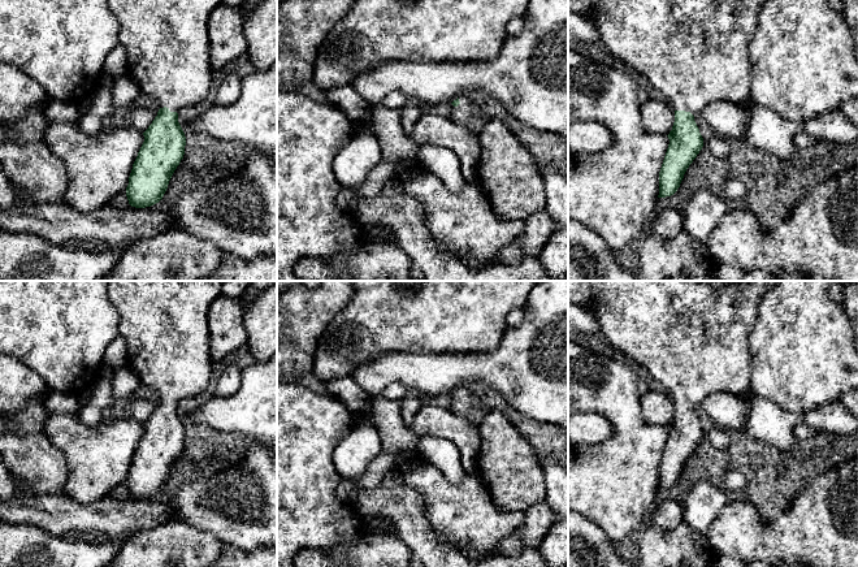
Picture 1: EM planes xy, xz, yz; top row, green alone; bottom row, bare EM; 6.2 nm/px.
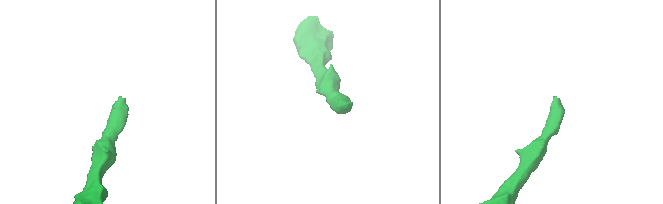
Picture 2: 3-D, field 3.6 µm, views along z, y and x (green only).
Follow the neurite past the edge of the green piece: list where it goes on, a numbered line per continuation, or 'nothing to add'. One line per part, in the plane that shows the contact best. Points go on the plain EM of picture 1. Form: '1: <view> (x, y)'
1: xz (466, 405)

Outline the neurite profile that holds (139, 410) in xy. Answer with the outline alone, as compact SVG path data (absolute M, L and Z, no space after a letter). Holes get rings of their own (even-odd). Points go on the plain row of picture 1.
M130 398L129 406L125 408L125 416L126 419L144 424L156 407L157 403L155 401L143 399L143 398L140 399Z

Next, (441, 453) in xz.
M434 434L420 437L415 451L438 468L451 484L459 484L465 476L458 447L448 440Z

